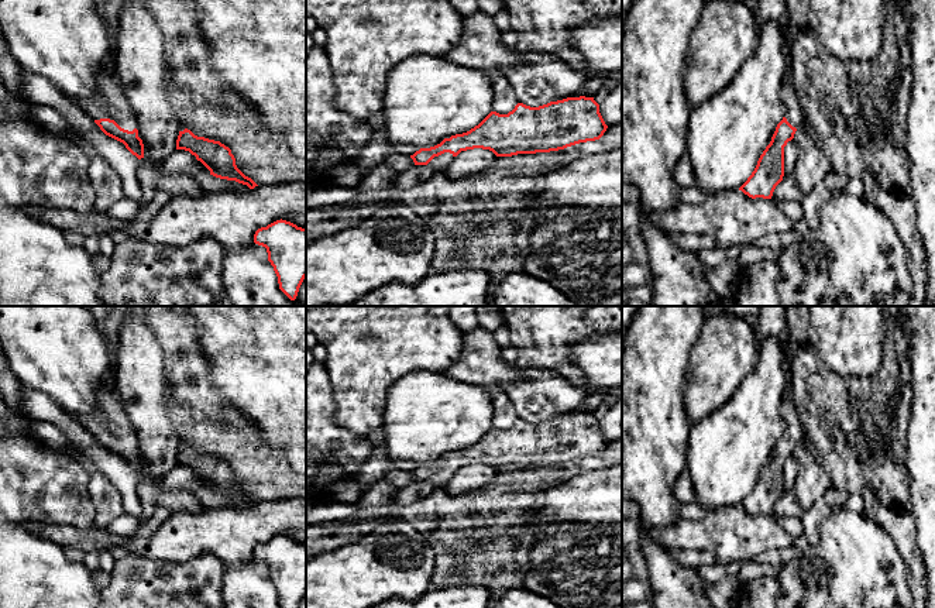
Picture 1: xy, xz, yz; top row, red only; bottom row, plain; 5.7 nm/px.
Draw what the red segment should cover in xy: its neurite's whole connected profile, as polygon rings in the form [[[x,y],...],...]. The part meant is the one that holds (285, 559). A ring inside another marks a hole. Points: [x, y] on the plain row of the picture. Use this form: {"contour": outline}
{"contour": [[[281,535],[258,545],[254,559],[267,564],[279,605],[299,608],[306,594],[306,545]]]}

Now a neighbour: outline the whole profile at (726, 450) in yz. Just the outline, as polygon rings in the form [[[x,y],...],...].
[[[776,337],[766,339],[760,341],[757,367],[732,398],[691,426],[685,468],[692,480],[694,502],[704,508],[719,509],[738,506],[747,497],[784,433],[781,402],[787,382],[783,343]]]

